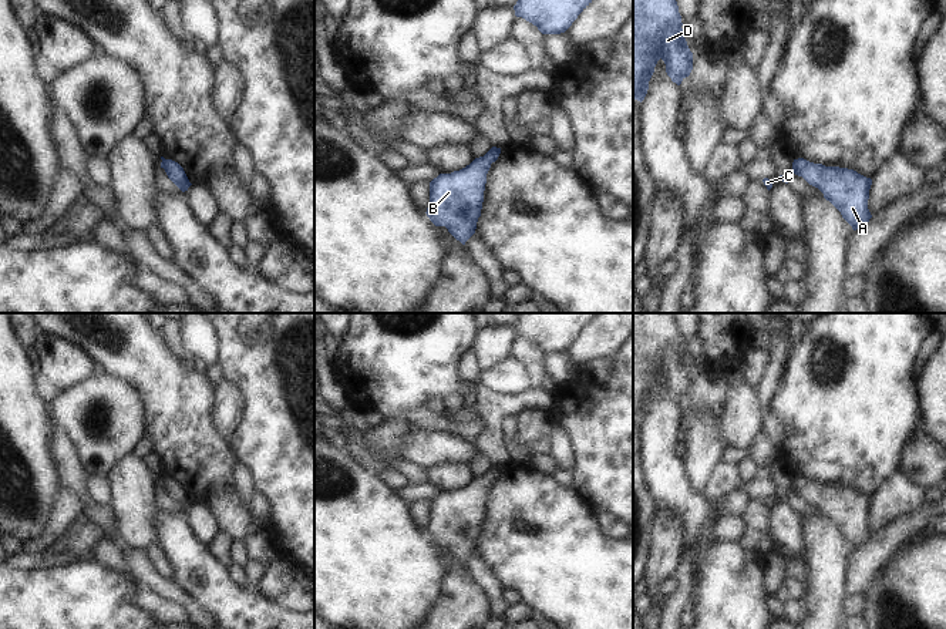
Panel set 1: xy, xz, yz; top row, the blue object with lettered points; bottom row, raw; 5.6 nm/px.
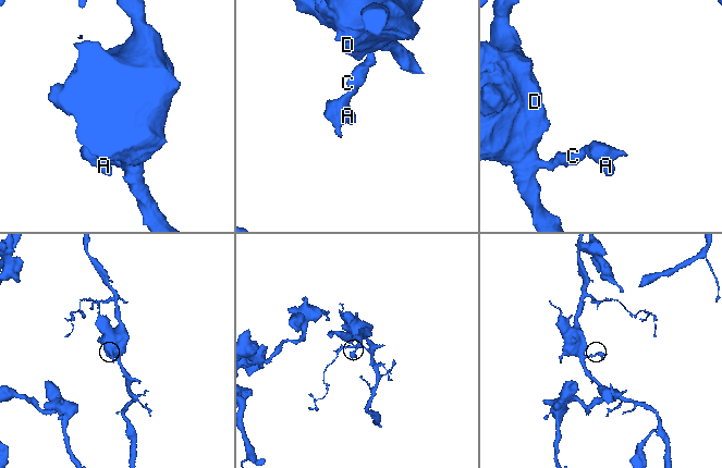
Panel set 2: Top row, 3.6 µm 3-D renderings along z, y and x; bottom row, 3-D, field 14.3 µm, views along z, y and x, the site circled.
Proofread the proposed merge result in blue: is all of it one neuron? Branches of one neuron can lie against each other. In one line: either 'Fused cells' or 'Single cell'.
Single cell

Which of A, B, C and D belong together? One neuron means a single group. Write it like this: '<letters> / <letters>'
A B C D

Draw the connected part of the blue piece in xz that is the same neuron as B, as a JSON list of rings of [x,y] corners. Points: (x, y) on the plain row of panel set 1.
[[[492,465],[465,487],[440,492],[430,501],[427,535],[435,545],[445,545],[462,564],[475,552],[487,492],[499,472],[501,467]]]

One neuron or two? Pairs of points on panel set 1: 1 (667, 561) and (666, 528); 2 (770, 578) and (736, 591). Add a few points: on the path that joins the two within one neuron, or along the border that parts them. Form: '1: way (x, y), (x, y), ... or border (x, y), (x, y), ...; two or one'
1: way (666, 552), (666, 537); one
2: border (763, 559), (763, 585), (768, 594); two

